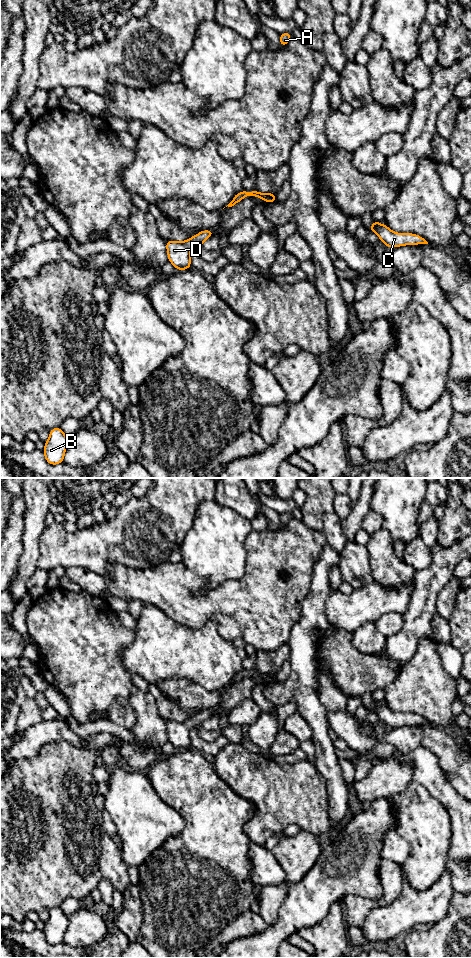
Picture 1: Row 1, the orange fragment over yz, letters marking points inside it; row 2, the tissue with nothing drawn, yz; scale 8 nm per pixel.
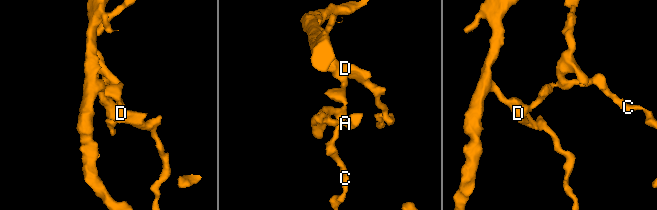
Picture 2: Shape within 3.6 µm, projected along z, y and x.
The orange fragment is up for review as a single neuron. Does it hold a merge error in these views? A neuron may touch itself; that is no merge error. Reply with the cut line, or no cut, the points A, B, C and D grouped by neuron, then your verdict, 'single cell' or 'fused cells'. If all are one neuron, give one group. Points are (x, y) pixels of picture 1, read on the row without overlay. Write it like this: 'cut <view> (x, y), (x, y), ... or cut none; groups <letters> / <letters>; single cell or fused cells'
cut none; groups A B C D; single cell

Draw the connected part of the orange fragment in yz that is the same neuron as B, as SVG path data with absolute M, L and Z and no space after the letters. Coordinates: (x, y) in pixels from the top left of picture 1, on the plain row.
M60 907L50 910L49 919L44 924L45 940L50 945L58 945L64 941L64 934L68 927L68 917Z

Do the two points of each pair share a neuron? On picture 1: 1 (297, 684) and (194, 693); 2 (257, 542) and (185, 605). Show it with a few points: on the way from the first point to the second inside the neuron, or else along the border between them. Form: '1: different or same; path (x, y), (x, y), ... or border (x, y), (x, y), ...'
1: different; border (270, 683), (265, 683), (261, 686)
2: same; path (257, 567), (257, 571), (224, 604), (210, 605)

